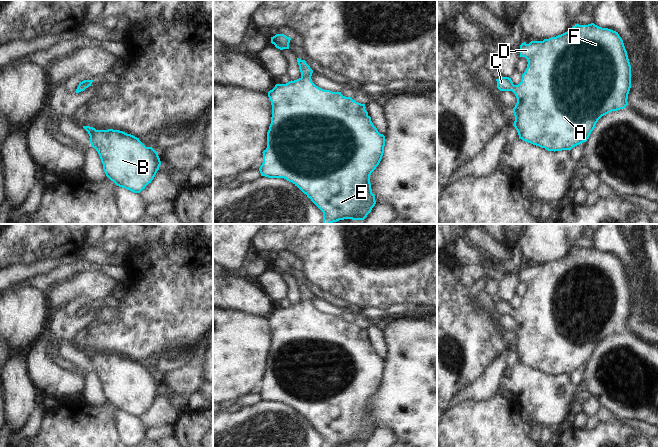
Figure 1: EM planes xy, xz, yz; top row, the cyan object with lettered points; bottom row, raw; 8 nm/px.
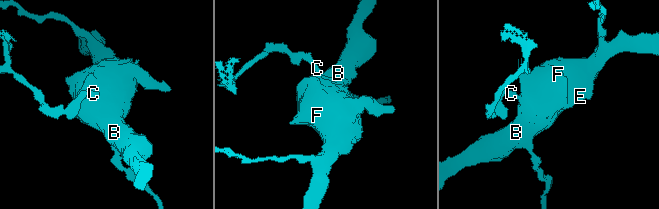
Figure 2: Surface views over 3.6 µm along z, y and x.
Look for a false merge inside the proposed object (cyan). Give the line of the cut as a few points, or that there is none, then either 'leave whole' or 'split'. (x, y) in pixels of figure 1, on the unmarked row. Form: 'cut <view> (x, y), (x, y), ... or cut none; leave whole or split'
cut none; leave whole

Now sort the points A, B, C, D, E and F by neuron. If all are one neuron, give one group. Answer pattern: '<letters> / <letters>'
A B C D E F

